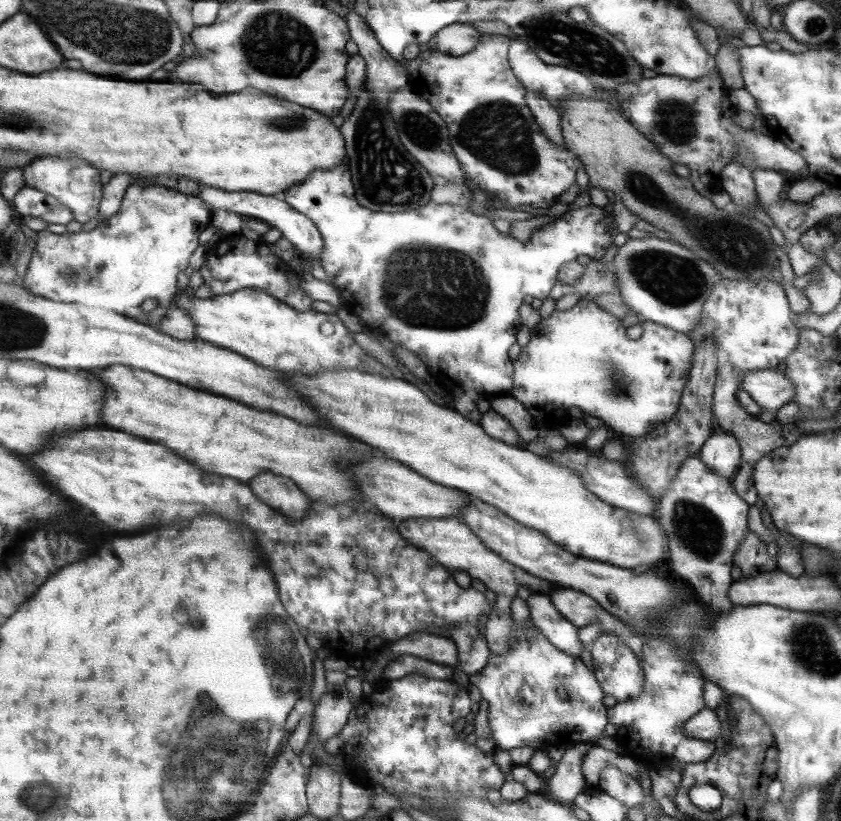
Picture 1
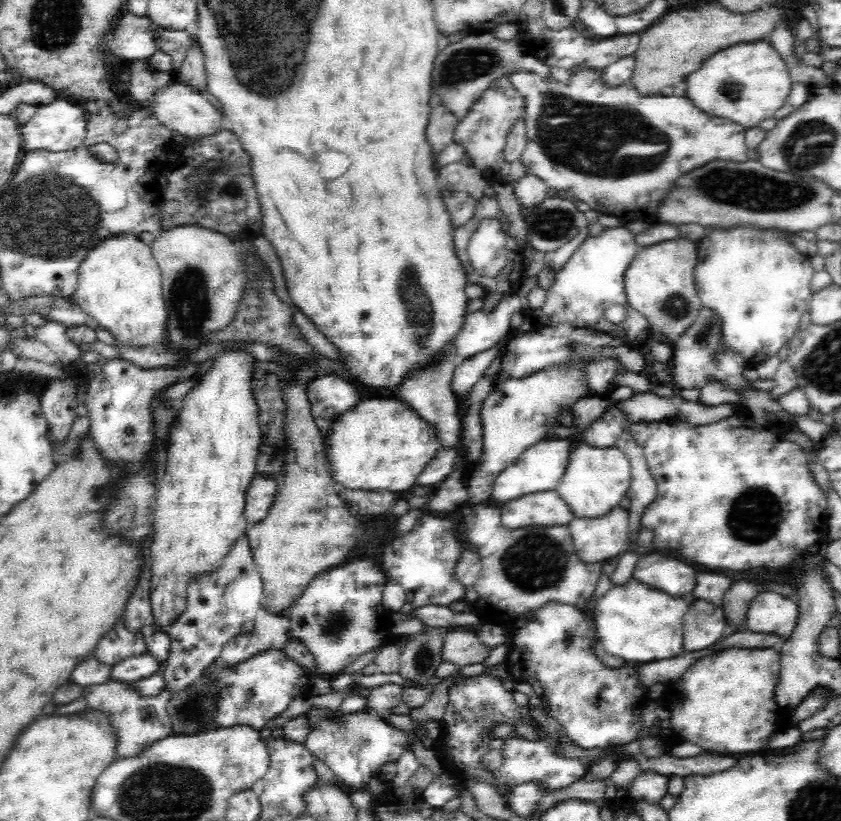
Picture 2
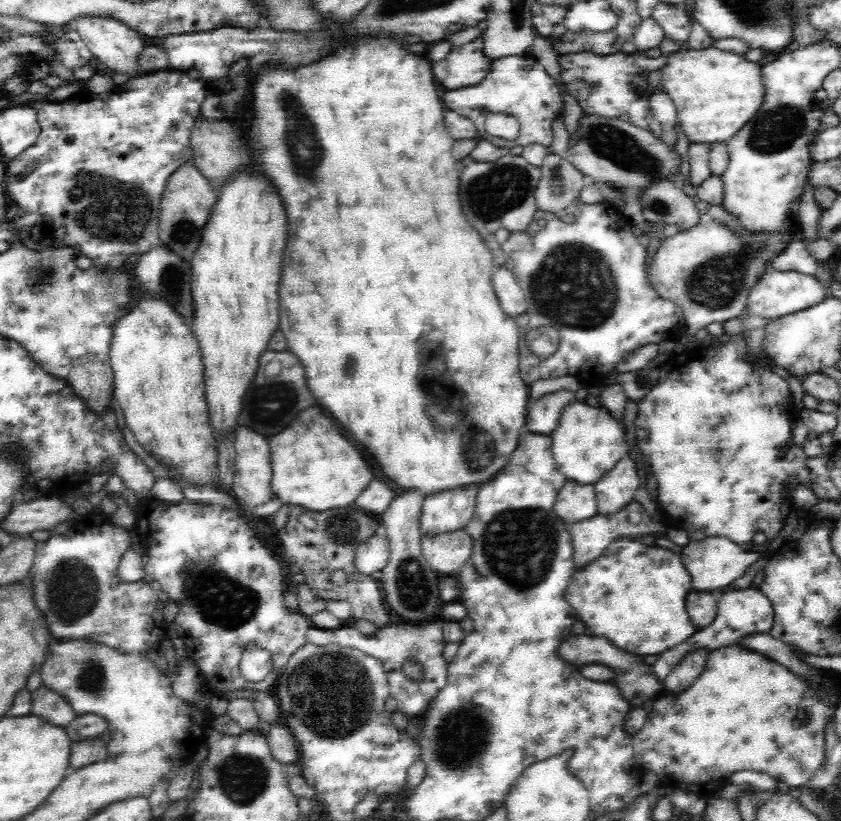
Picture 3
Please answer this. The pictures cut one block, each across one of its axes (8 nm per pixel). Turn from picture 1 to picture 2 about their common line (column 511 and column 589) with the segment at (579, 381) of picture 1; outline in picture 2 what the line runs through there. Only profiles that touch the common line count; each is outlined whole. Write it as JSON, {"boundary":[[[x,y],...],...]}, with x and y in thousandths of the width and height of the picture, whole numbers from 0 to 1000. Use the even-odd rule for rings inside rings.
{"boundary":[[[656,448],[655,451],[640,453],[640,456],[610,462],[599,453],[589,456],[586,463],[587,474],[574,487],[571,498],[572,515],[574,521],[574,536],[572,554],[562,563],[562,569],[553,576],[551,591],[556,602],[559,614],[571,614],[584,604],[589,582],[604,568],[609,568],[624,547],[630,546],[634,541],[650,533],[650,526],[663,519],[661,512],[662,498],[673,497],[679,499],[679,495],[688,488],[692,484],[706,482],[706,480],[693,468],[690,468],[691,453],[667,451],[667,448]]]}

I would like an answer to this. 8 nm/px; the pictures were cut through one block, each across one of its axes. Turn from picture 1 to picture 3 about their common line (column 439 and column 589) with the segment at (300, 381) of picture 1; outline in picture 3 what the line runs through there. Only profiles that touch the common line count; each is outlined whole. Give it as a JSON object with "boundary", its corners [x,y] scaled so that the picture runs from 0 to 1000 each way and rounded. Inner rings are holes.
{"boundary":[[[683,486],[669,498],[662,520],[655,529],[655,549],[663,572],[687,590],[709,590],[748,549],[742,525],[721,496],[704,496]]]}

